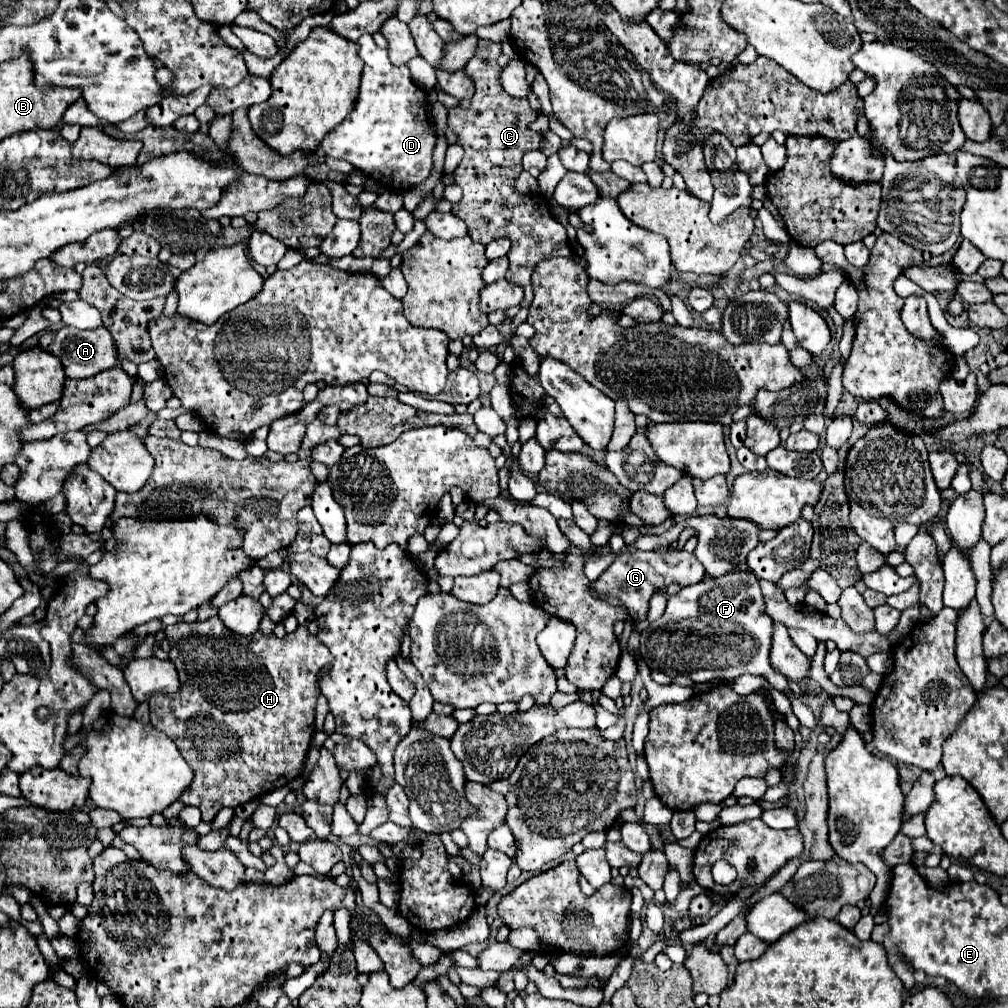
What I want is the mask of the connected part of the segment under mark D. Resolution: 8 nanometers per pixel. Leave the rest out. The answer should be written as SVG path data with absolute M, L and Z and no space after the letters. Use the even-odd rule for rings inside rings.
M362 35L358 45L364 71L356 105L352 113L324 137L322 151L328 157L352 163L368 175L376 175L372 179L386 187L410 189L420 185L432 173L432 149L436 143L434 127L428 121L428 95L414 83L406 65L396 67L388 61L388 51L376 47L372 35Z

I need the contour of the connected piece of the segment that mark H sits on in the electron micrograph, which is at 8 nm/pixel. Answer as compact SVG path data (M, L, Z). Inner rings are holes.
M218 617L166 627L166 637L172 645L170 661L180 673L184 691L176 695L156 695L148 703L150 725L164 731L194 769L194 781L180 799L186 805L198 807L202 811L202 821L210 823L220 809L234 809L300 777L314 737L314 713L320 693L318 673L332 663L328 647L302 625L284 639L264 637L262 633L236 637L234 633L228 633ZM192 725L200 725L202 729L196 731Z

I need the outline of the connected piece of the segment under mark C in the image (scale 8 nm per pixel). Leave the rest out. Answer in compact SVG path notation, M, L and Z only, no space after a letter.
M480 39L474 57L464 67L464 71L474 79L476 91L468 107L454 107L448 115L448 129L458 135L456 143L464 149L464 157L454 171L454 183L462 187L462 199L454 203L452 213L468 225L468 235L476 243L488 245L498 237L508 237L512 241L506 279L524 287L524 299L520 305L530 307L530 275L536 263L548 257L574 257L574 253L566 229L554 219L546 197L518 195L512 191L516 173L522 173L522 155L538 149L542 135L530 129L530 123L536 121L538 115L528 101L508 95L500 85L500 65L496 63L500 51L500 43Z

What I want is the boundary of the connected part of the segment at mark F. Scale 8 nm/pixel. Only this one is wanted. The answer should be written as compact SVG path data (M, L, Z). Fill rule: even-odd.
M728 573L714 581L702 581L684 587L680 593L668 597L666 611L656 623L656 629L644 629L640 637L640 653L650 669L662 671L672 679L678 675L686 675L696 683L712 681L716 677L738 677L744 673L752 673L758 677L766 677L774 689L782 693L788 691L788 679L784 675L778 675L768 663L772 619L764 613L764 597L758 579L752 573Z

